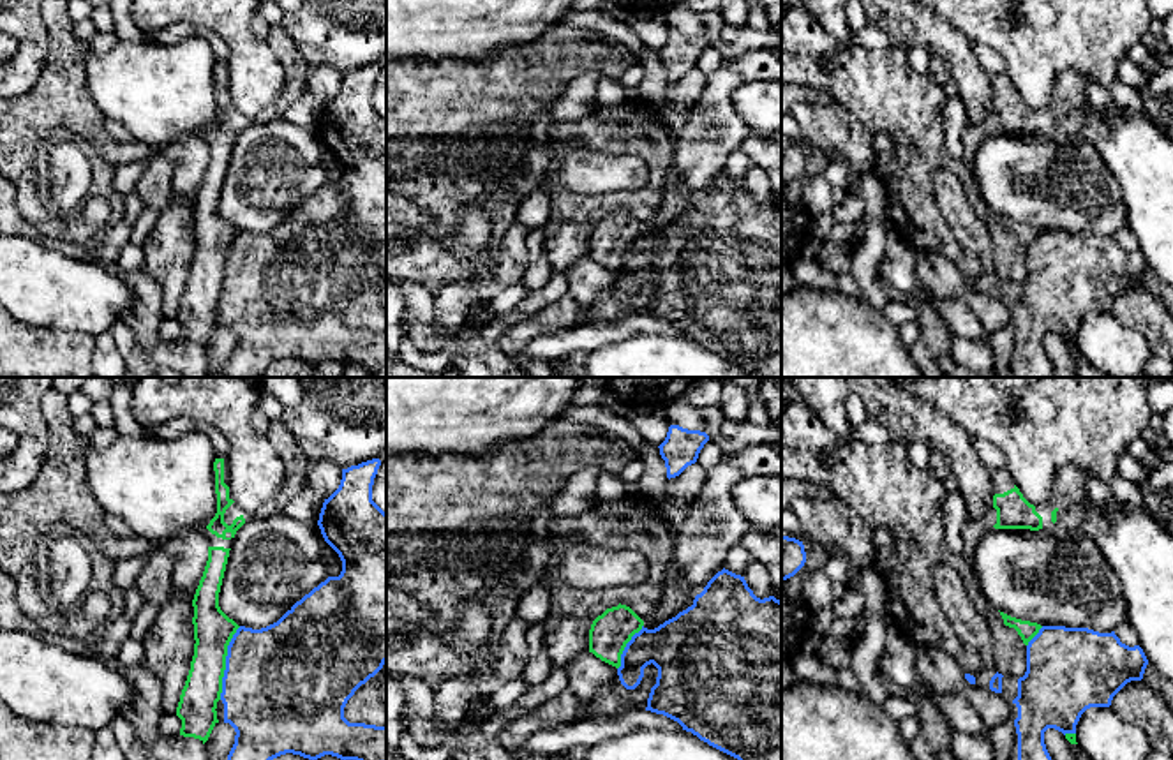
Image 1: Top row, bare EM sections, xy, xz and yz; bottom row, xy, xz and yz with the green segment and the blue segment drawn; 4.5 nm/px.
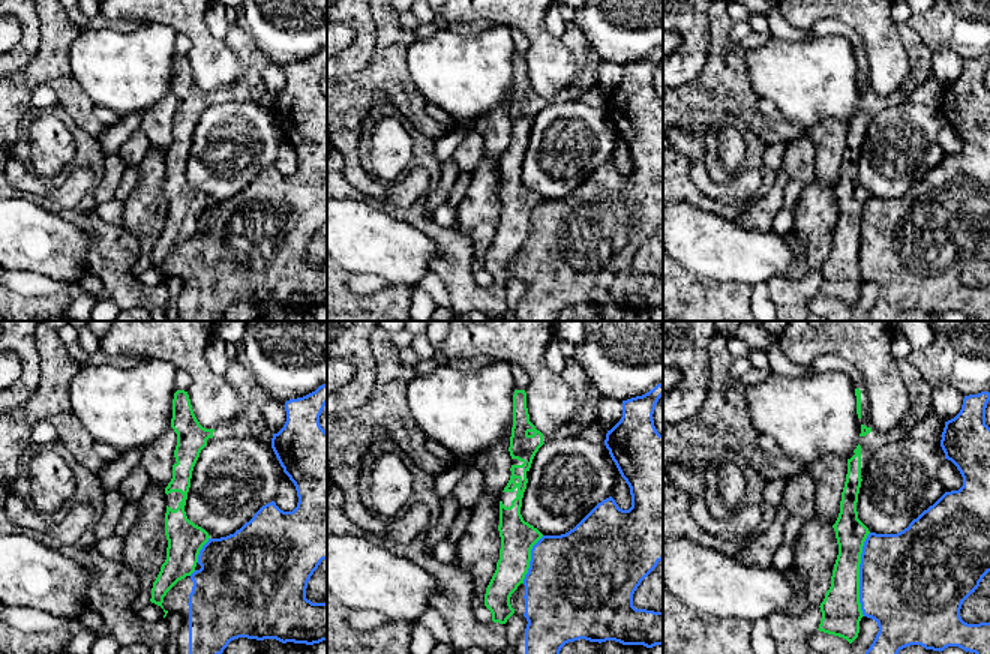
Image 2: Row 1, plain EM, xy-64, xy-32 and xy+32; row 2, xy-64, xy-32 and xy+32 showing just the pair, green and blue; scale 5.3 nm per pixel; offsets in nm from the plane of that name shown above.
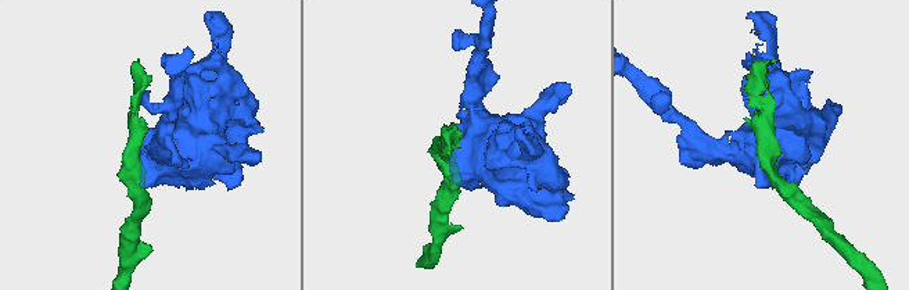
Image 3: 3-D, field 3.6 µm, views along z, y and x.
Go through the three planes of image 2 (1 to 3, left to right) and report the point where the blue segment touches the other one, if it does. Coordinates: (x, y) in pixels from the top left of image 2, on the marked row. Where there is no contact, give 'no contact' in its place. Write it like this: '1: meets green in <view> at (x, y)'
1: meets green in xy-64 at (201, 548)
2: meets green in xy-32 at (530, 560)
3: meets green in xy+32 at (858, 575)

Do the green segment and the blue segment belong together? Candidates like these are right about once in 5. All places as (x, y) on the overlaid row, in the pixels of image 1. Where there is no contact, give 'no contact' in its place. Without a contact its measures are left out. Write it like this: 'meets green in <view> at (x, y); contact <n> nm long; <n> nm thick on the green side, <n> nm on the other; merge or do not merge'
meets green in xy at (224, 663); contact 340 nm long; 180 nm thick on the green side, 480 nm on the other; do not merge

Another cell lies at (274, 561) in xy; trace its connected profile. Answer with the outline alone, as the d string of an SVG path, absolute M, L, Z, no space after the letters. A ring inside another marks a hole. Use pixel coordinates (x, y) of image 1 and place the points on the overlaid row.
M284 513L245 522L229 550L219 607L238 626L261 630L277 622L291 607L328 578L321 563L321 529Z

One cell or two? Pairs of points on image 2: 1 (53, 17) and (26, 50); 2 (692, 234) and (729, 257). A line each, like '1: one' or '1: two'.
1: two
2: one

